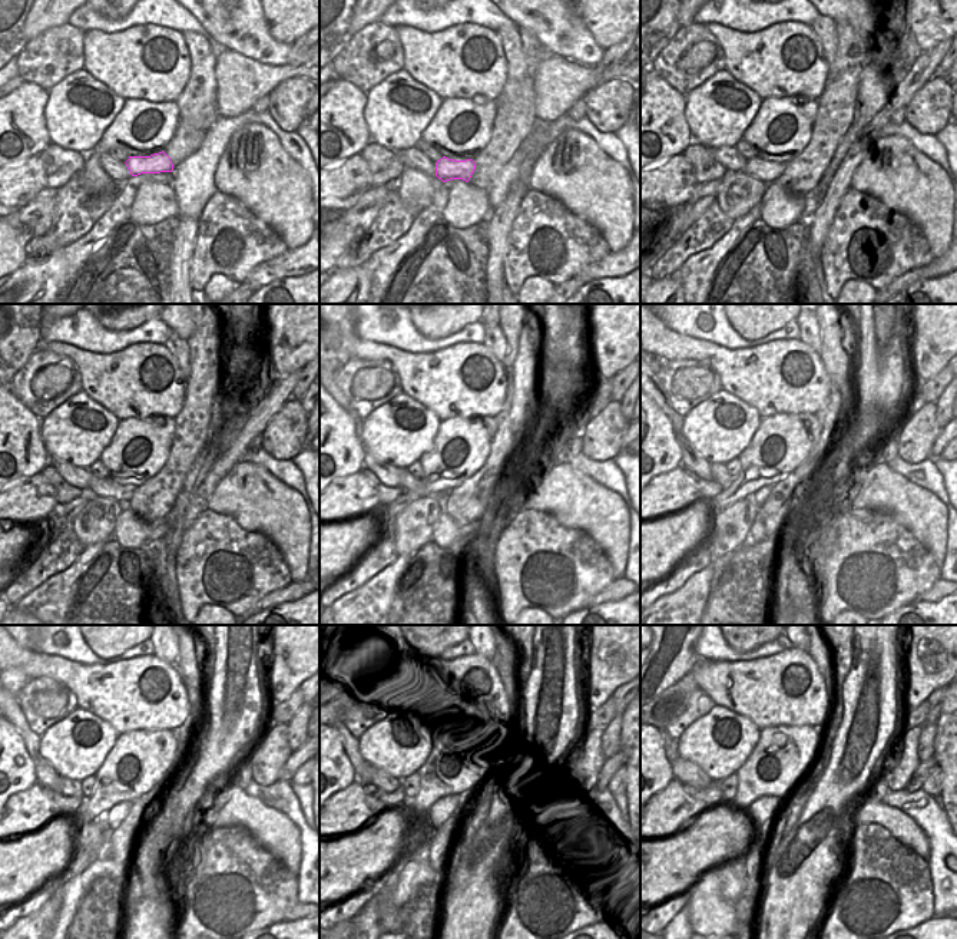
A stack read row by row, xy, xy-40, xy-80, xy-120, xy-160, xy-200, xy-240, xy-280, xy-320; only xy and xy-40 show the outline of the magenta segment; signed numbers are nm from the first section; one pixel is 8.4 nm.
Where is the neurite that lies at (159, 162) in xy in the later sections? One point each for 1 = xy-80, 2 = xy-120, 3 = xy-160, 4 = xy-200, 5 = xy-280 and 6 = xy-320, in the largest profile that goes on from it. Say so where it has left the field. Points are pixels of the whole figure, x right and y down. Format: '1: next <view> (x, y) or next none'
1: next xy-80 (767, 171)
2: next xy-120 (102, 488)
3: next xy-160 (407, 479)
4: next xy-200 (719, 473)
5: next xy-280 (380, 779)
6: next xy-320 (688, 773)

